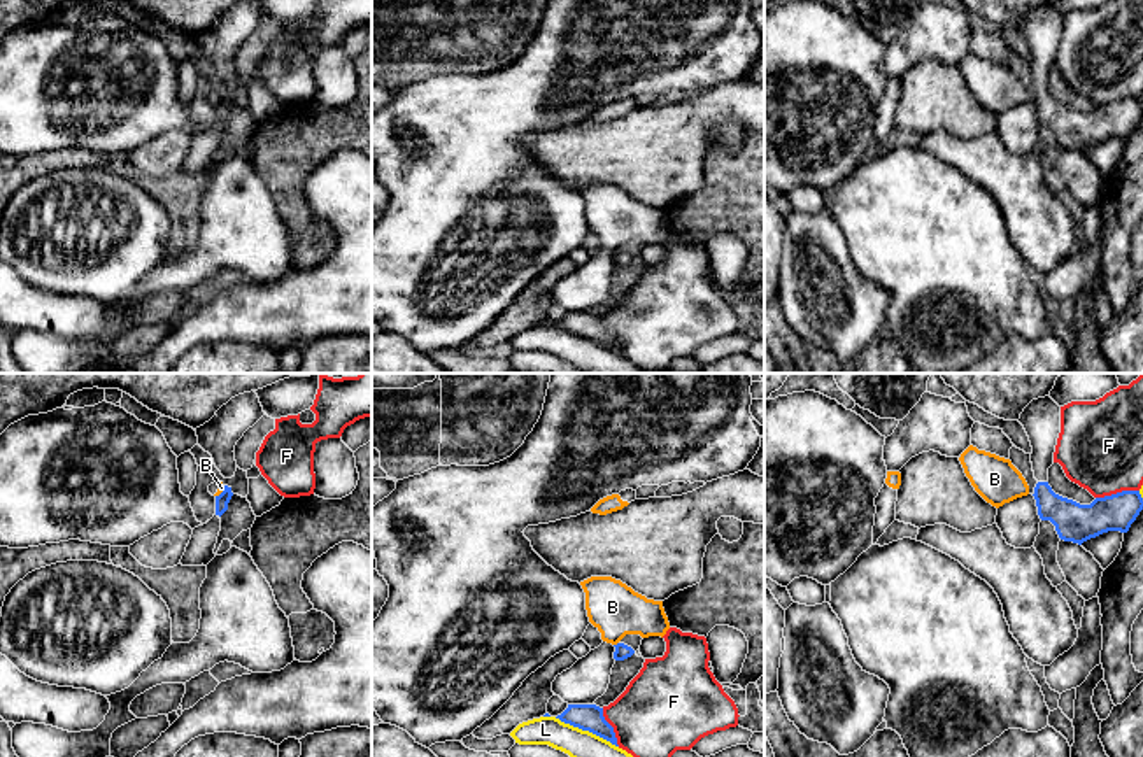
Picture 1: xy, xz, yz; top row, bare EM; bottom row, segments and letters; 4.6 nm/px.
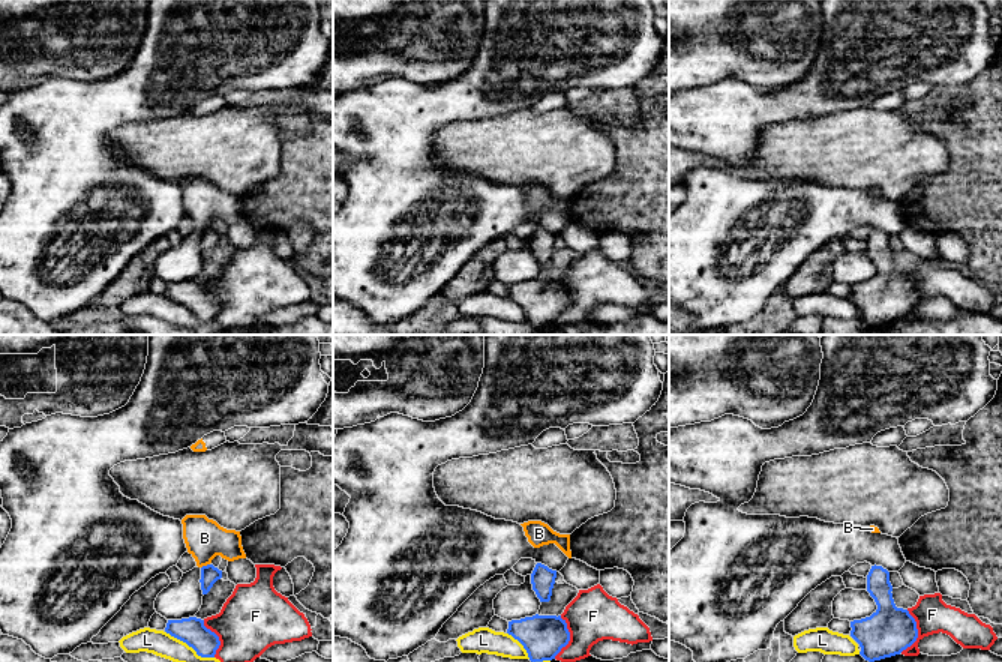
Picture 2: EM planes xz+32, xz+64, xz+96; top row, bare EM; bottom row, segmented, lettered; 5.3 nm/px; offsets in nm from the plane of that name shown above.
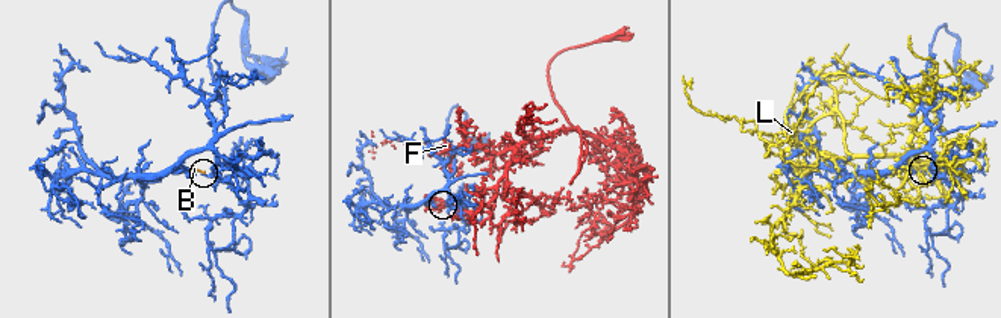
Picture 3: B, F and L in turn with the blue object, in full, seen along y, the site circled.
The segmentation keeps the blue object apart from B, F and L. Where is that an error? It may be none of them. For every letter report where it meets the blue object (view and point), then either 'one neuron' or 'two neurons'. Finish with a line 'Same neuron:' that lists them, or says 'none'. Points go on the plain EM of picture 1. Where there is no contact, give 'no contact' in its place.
B: xz (617, 251) | two neurons
F: yz (1117, 100) | two neurons
L: xz (586, 337) | two neurons
Same neuron: none

